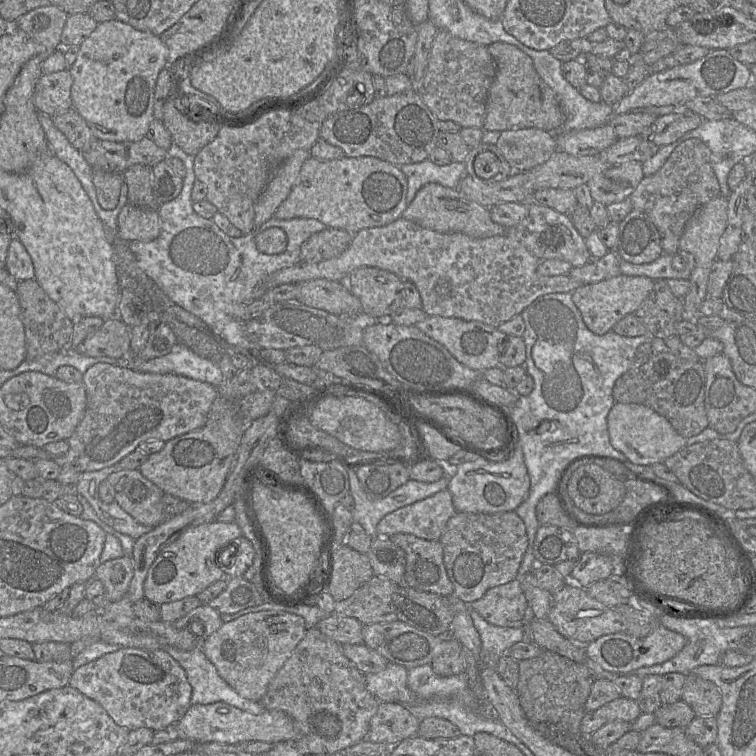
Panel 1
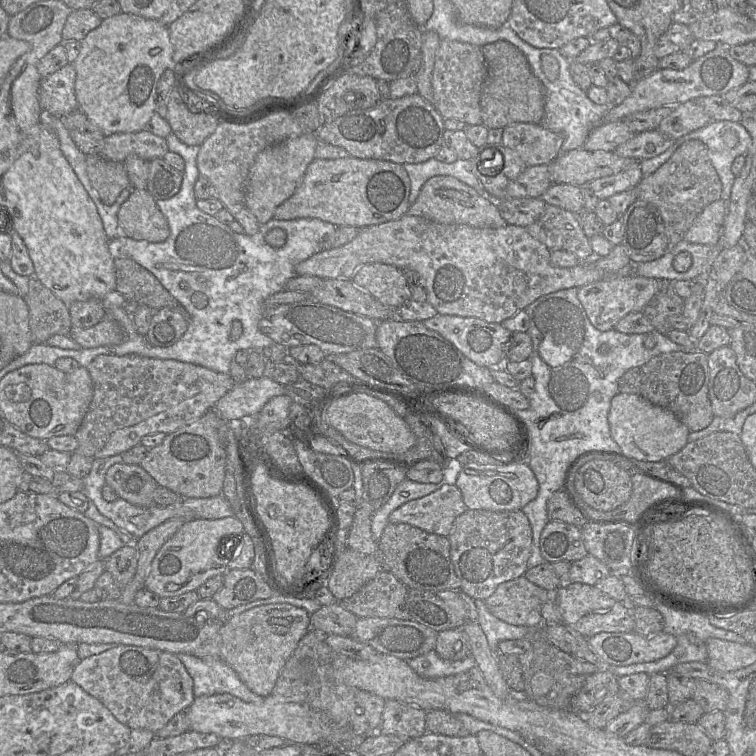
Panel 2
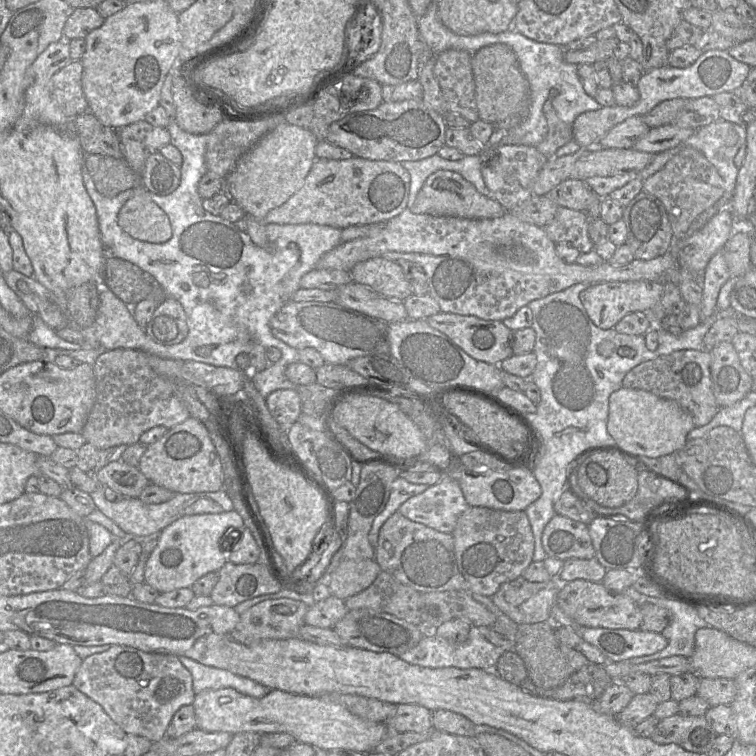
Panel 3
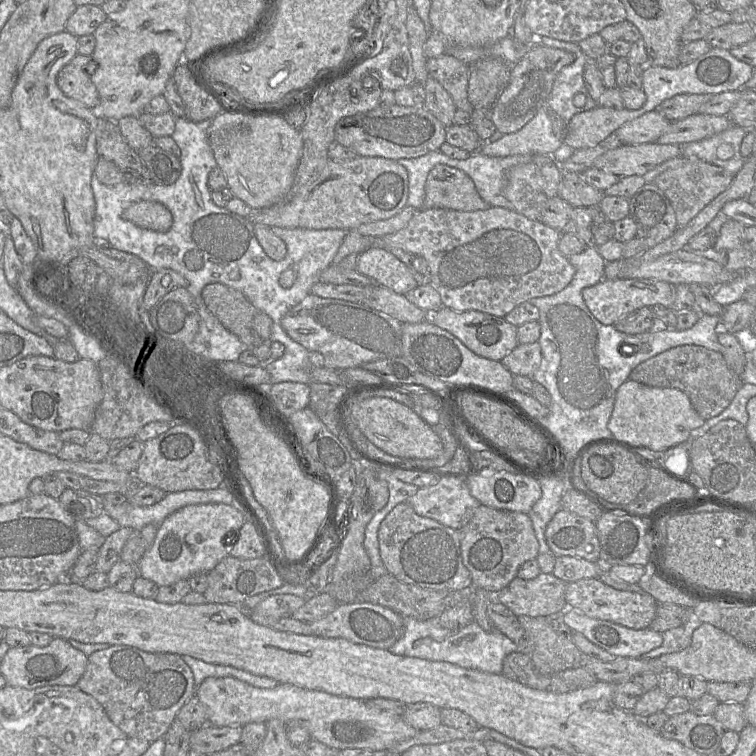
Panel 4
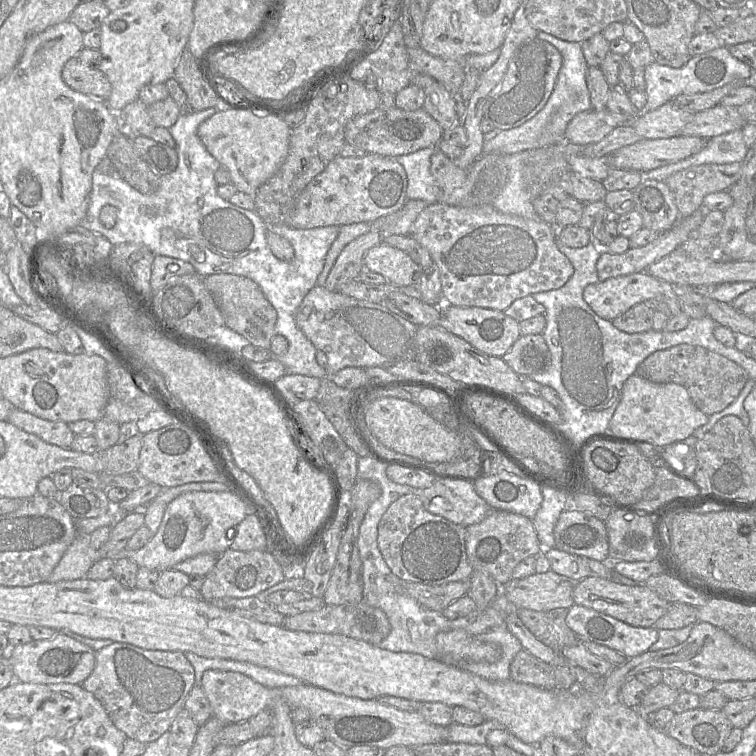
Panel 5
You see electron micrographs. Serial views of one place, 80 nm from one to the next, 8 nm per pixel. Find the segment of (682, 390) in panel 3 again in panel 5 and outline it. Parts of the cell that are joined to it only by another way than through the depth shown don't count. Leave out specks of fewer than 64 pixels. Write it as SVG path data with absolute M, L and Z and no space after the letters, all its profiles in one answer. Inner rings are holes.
M680 344L650 354L634 373L654 383L683 386L695 406L707 416L718 413L733 403L749 380L737 363L698 345Z

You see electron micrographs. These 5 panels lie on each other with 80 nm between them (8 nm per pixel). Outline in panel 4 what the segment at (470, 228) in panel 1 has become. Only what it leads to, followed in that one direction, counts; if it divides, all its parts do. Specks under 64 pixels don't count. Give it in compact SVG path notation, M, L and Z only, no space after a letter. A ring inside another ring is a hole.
M438 164L429 172L422 209L473 212L489 207L477 193L472 179L463 171Z

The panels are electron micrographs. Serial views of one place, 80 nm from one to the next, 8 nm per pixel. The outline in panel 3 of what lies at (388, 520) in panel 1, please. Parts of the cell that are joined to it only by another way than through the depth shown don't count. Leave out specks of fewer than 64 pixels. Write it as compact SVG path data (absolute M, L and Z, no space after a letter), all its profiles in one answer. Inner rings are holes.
M441 475L440 481L429 486L426 491L408 499L398 509L404 517L443 533L451 533L460 516L469 508L458 480Z

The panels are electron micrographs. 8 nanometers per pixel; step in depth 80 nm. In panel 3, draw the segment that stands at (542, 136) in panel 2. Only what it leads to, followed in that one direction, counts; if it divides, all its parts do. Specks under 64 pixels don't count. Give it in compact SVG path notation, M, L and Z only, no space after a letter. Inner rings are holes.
M550 100L544 104L543 112L548 123L548 131L535 148L549 159L555 157L557 150L573 139L572 125L559 119Z

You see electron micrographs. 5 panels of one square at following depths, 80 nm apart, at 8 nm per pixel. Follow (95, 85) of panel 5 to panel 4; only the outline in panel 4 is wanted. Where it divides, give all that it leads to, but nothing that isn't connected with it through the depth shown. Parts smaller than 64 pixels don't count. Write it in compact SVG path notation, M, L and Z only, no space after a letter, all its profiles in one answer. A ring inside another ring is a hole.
M76 54L57 75L60 90L69 98L80 101L92 110L98 110L100 98L96 86L87 72L91 55Z

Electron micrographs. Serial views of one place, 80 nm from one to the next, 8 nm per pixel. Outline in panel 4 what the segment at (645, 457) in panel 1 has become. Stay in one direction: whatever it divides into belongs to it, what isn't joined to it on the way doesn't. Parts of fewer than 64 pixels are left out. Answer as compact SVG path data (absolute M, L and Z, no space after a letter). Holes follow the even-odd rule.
M627 379L616 391L614 408L608 421L613 438L646 452L663 452L686 442L692 430L705 420L693 408L689 397L676 388L651 387Z

